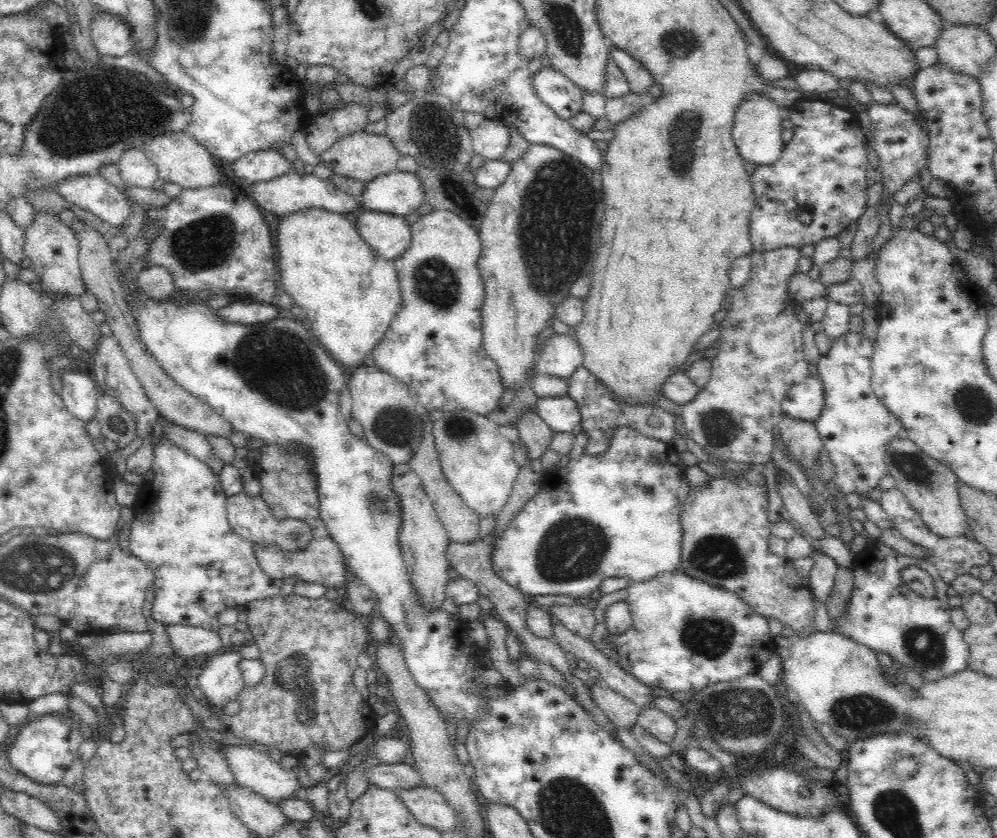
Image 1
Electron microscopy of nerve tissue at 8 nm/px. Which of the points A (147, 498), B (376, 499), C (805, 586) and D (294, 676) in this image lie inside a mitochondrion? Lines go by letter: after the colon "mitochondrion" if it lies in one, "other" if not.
A: other
B: mitochondrion
C: other
D: mitochondrion

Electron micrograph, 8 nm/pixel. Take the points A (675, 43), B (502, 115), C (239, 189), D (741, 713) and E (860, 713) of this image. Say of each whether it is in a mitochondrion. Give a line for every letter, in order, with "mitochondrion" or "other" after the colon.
A: mitochondrion
B: other
C: other
D: mitochondrion
E: mitochondrion

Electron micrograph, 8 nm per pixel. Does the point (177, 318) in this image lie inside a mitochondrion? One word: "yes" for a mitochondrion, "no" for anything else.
no

